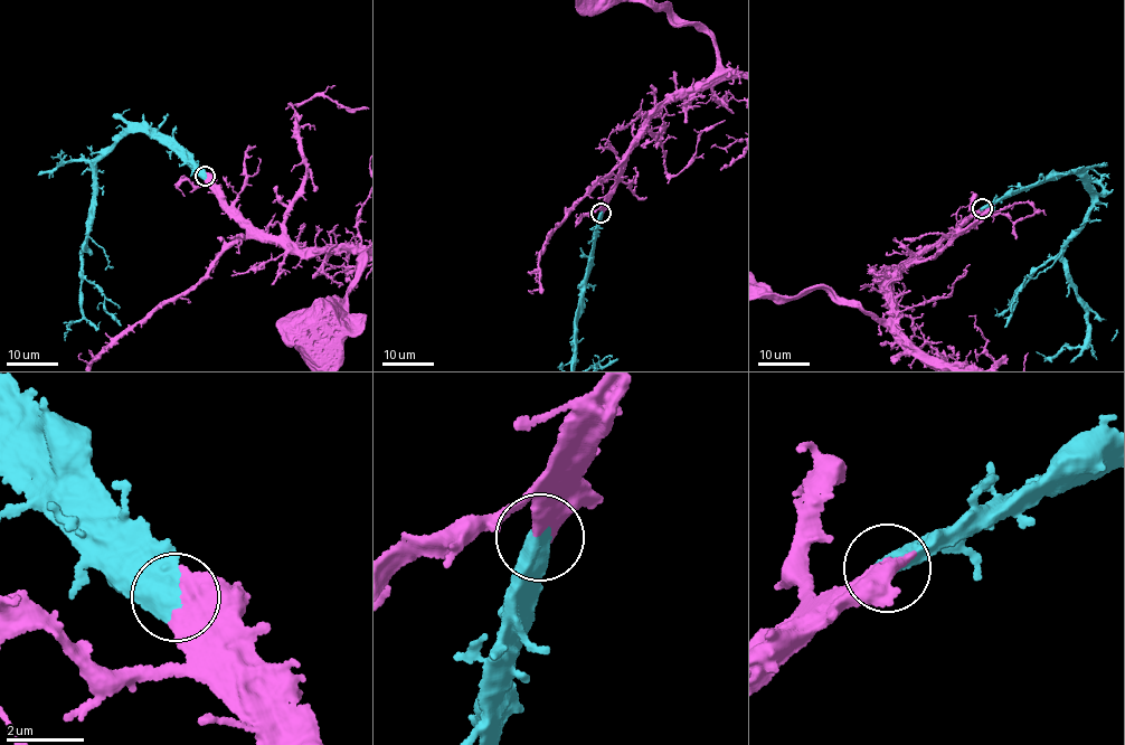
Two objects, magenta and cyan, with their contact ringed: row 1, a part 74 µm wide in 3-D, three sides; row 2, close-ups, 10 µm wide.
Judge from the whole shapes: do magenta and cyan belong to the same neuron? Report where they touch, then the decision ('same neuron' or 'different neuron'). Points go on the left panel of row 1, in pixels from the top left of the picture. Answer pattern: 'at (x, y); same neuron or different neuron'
at (205, 176); same neuron

